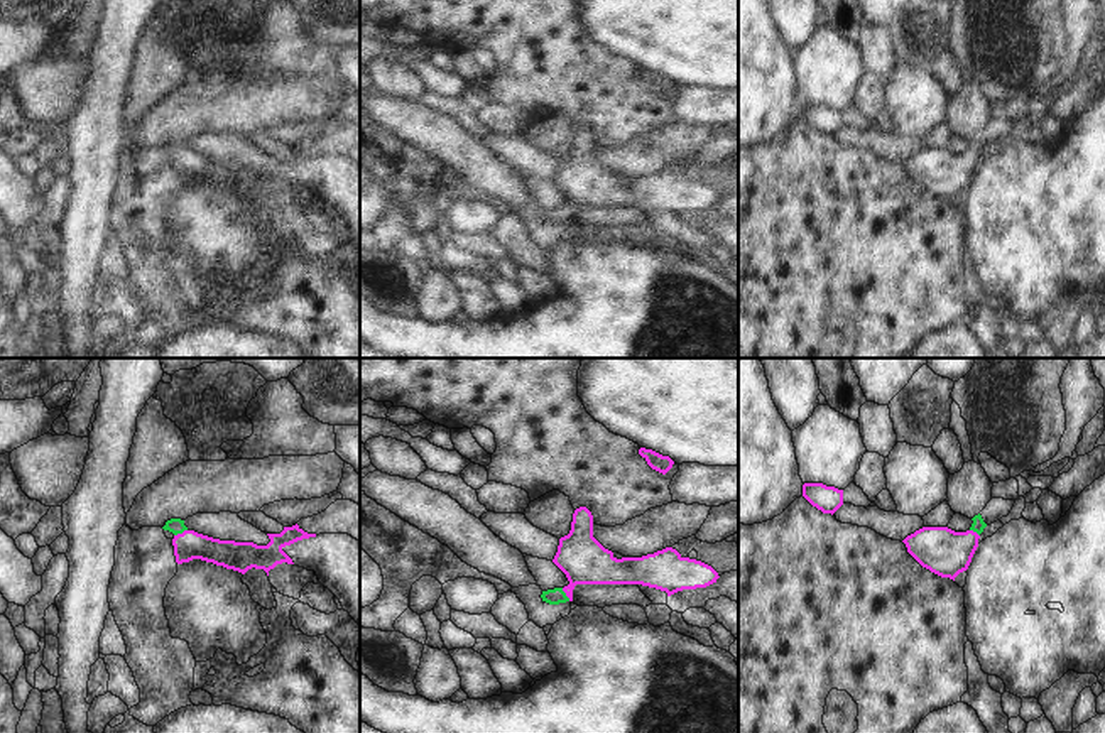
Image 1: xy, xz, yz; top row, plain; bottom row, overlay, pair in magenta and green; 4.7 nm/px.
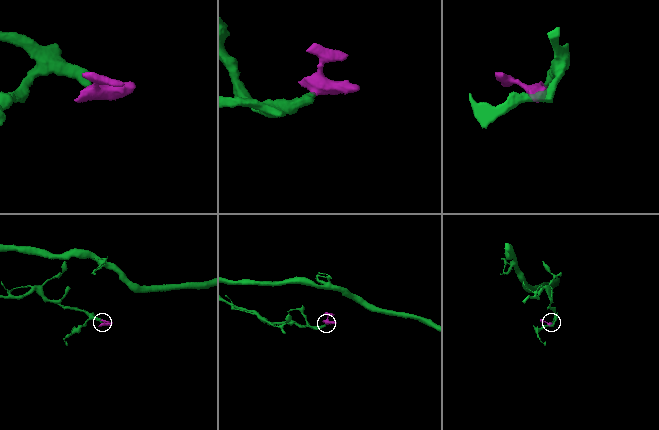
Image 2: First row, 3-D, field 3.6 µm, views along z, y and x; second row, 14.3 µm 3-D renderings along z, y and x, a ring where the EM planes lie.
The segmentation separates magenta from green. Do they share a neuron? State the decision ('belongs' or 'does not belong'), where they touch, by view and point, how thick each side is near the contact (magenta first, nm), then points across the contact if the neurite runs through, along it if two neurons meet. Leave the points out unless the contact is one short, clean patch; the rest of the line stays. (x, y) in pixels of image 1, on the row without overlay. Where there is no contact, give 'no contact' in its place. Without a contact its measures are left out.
belongs | xy (179, 156) | 140/80 nm | across xy (190, 166), (179, 156), (176, 147)

